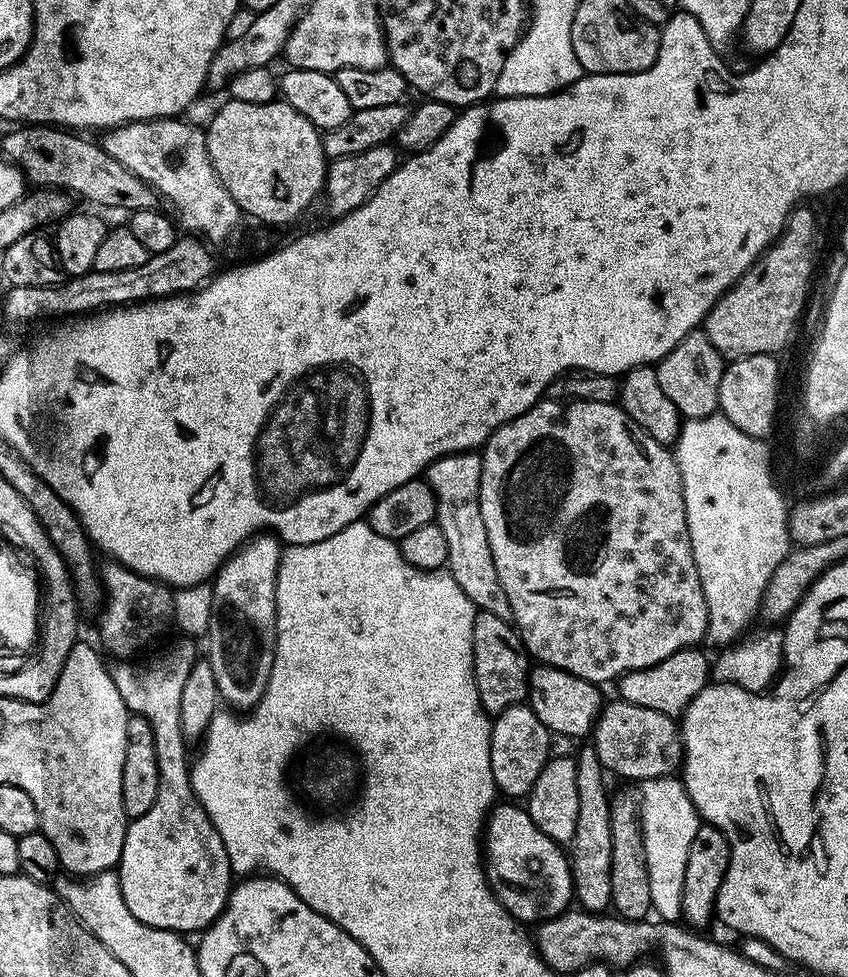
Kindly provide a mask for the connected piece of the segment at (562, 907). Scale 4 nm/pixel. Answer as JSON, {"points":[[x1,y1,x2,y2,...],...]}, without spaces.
{"points":[[516,802,497,803,488,813,482,833,488,884,515,920,543,922,569,911,574,900,572,866,567,851,554,838,538,830,527,807]]}

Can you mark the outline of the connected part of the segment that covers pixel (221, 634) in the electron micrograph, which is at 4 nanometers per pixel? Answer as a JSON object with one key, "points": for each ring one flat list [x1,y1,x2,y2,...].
{"points":[[256,534,244,541,219,568,210,584,208,652,206,658,214,666,220,699,229,709,251,710,264,696,274,666,276,649,276,579,282,544,275,535]]}

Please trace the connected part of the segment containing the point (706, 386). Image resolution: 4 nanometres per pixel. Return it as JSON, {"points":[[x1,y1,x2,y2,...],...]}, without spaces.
{"points":[[697,330,682,338,682,342,678,342,678,346,670,350,670,354,663,356,655,365,655,370,658,374,658,386,662,386,666,398,674,402,681,417,693,420,711,416,719,409,718,386,722,382,725,367,725,357,721,356,703,331]]}

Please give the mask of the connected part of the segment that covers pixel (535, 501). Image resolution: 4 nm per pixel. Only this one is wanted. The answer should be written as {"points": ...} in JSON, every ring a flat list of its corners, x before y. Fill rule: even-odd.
{"points":[[544,398,518,418,507,420,482,448,480,505,482,522,486,522,486,538,490,538,490,554,494,554,494,566,498,570,502,590,506,590,506,598,510,598,514,627,533,661,549,664,578,678,586,678,586,682,604,686,607,680,616,682,627,672,653,668,658,662,670,658,670,654,699,645,704,640,708,611,706,598,702,594,702,582,698,578,698,566,694,566,676,457,665,445,650,438,650,434,646,434,638,422,625,414,619,403,585,400,561,402]]}

